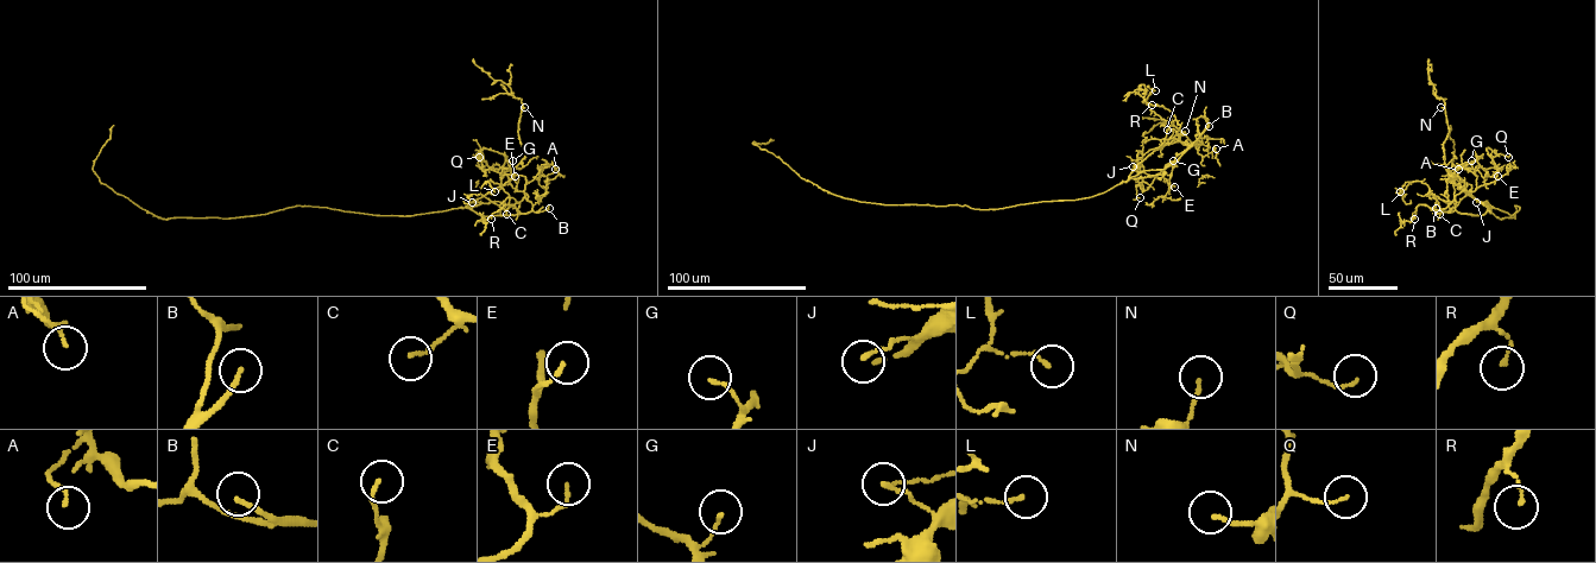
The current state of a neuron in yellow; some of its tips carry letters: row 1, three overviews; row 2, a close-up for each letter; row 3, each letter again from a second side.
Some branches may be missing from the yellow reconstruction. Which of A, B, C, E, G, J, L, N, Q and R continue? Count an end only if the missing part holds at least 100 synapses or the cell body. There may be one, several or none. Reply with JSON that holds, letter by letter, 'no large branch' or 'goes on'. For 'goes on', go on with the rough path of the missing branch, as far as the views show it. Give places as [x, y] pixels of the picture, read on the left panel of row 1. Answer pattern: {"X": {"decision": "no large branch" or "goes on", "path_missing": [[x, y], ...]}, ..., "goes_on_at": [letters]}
{"A": {"decision": "no large branch"}, "B": {"decision": "goes on", "path_missing": [[549, 208], [561, 203], [565, 190], [575, 185]]}, "C": {"decision": "no large branch"}, "E": {"decision": "no large branch"}, "G": {"decision": "no large branch"}, "J": {"decision": "no large branch"}, "L": {"decision": "no large branch"}, "N": {"decision": "no large branch"}, "Q": {"decision": "no large branch"}, "R": {"decision": "no large branch"}, "goes_on_at": ["B"]}

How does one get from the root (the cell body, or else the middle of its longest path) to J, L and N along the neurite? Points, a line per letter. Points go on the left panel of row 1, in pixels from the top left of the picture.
J: (358, 213), (411, 216), (468, 208), (472, 202)
L: (358, 213), (531, 209), (524, 197), (505, 212), (509, 194), (485, 182), (494, 191)
N: (358, 213), (411, 216), (468, 208), (471, 202), (506, 182), (524, 157), (517, 130), (524, 107)

